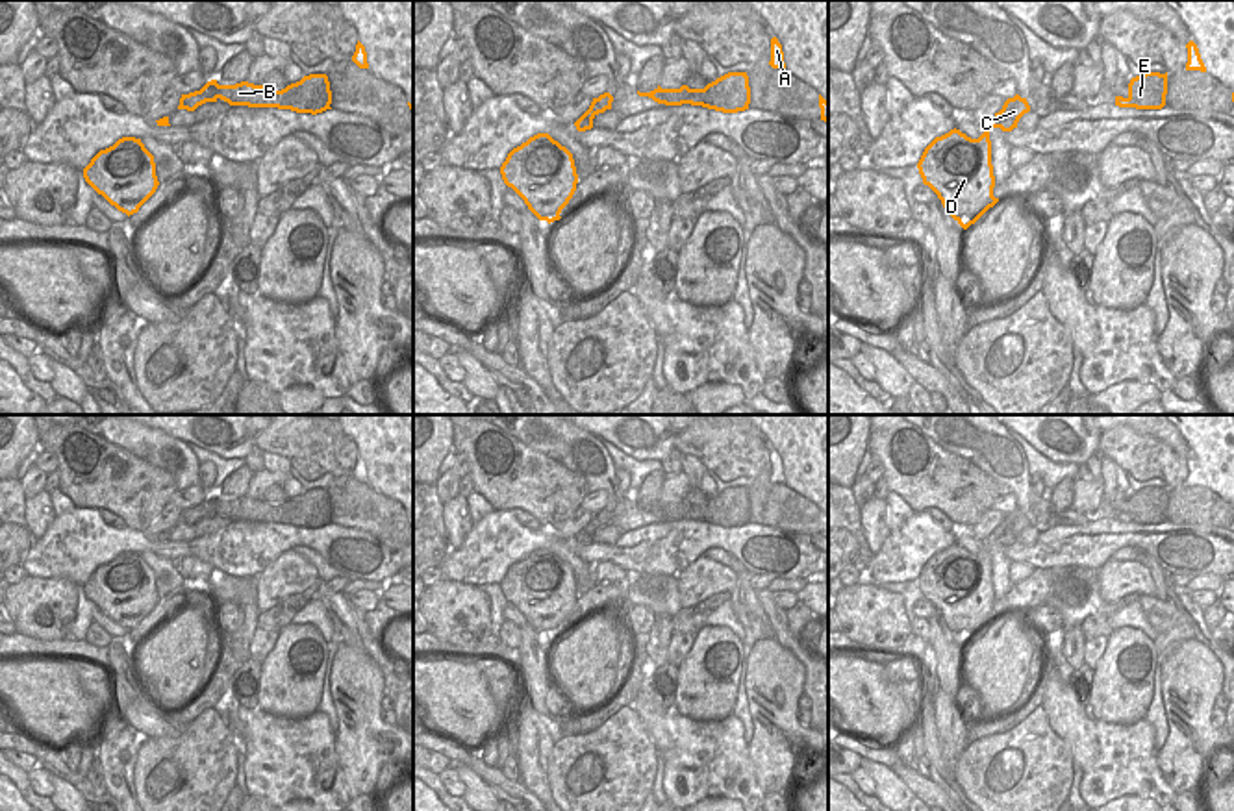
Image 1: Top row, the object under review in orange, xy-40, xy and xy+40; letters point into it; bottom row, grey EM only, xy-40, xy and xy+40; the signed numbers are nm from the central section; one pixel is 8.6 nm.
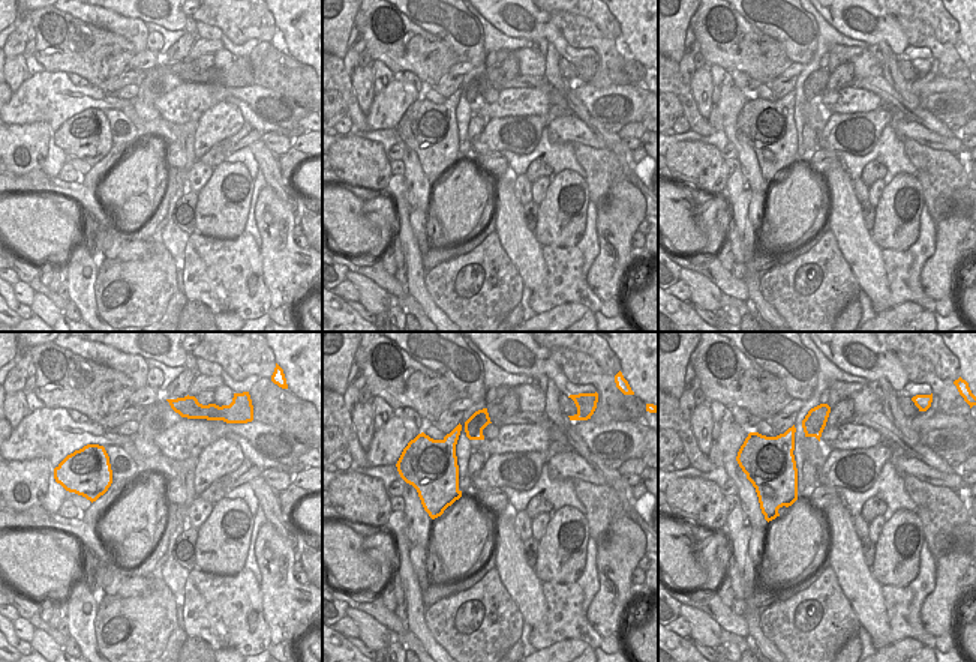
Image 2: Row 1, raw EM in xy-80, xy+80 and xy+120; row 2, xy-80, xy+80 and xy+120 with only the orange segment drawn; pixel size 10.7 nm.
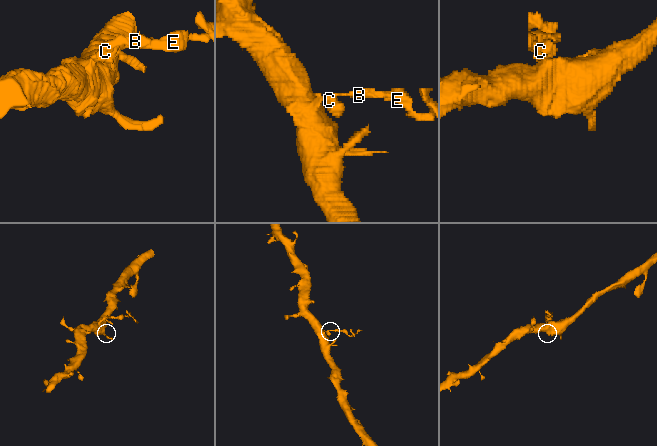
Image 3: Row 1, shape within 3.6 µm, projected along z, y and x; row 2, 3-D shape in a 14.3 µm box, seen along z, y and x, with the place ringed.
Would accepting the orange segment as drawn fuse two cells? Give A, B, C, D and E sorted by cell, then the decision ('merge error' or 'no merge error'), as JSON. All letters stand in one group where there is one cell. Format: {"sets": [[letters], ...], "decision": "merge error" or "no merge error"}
{"sets": [["A", "B", "C", "E"], ["D"]], "decision": "merge error"}

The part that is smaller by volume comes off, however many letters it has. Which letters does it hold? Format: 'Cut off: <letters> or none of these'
Cut off: A, B, C, E

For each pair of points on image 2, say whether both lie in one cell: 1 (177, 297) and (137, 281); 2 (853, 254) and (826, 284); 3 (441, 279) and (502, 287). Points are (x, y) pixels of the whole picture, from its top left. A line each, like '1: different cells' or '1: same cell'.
1: different cells
2: different cells
3: same cell

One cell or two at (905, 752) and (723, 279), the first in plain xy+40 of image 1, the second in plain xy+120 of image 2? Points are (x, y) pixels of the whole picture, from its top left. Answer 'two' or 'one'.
two

